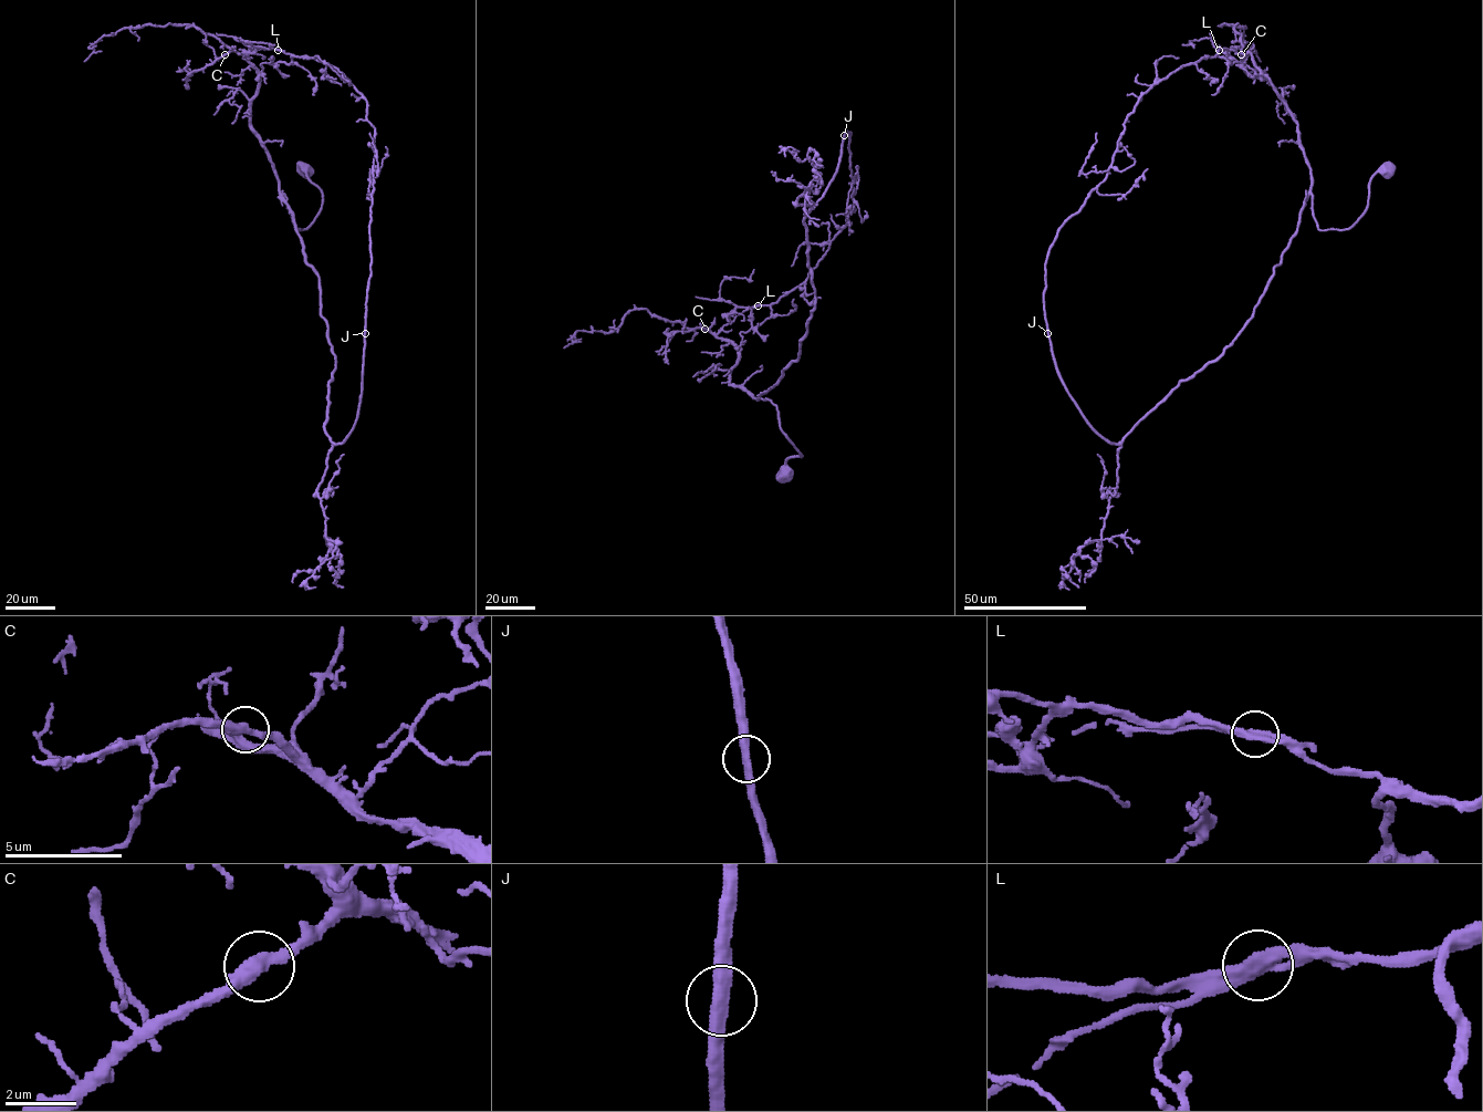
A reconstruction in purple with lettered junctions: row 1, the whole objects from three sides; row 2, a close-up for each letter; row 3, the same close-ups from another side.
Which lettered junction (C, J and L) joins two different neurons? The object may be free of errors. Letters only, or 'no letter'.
L

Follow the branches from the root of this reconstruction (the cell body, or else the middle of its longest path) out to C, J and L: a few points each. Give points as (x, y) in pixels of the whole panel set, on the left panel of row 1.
C: (304, 168), (322, 206), (298, 230), (251, 127), (258, 72), (239, 53), (225, 54)
J: (304, 168), (322, 195), (305, 229), (280, 195), (319, 279), (335, 444), (356, 418), (365, 333)
L: (304, 168), (322, 206), (298, 230), (251, 123), (261, 64), (292, 62), (278, 50)

